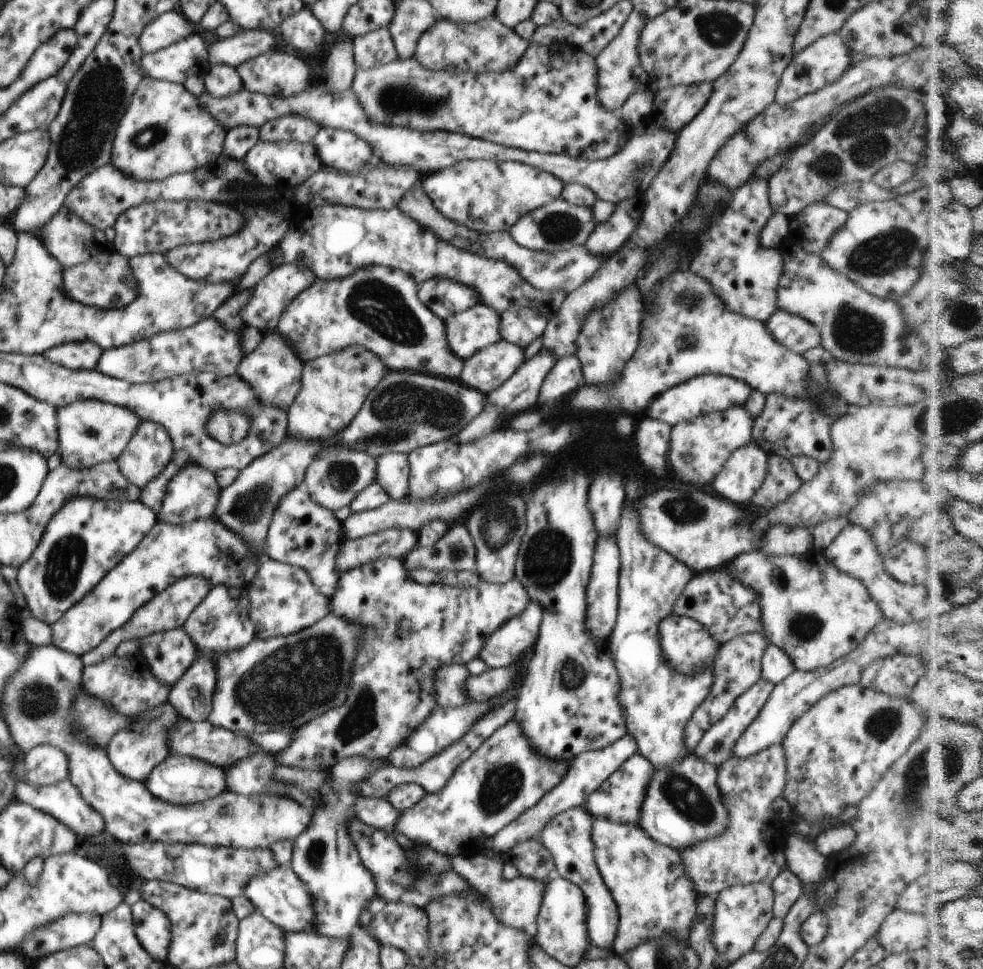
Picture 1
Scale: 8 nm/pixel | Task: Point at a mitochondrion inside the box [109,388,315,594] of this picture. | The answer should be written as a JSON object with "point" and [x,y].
{"point":[251,506]}

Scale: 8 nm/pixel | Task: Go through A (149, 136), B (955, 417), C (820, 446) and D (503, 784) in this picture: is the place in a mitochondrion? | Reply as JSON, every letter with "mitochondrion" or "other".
{"A":"mitochondrion","B":"mitochondrion","C":"other","D":"mitochondrion"}

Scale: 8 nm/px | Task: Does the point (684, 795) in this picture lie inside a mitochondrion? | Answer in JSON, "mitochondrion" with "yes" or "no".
{"mitochondrion":"yes"}

